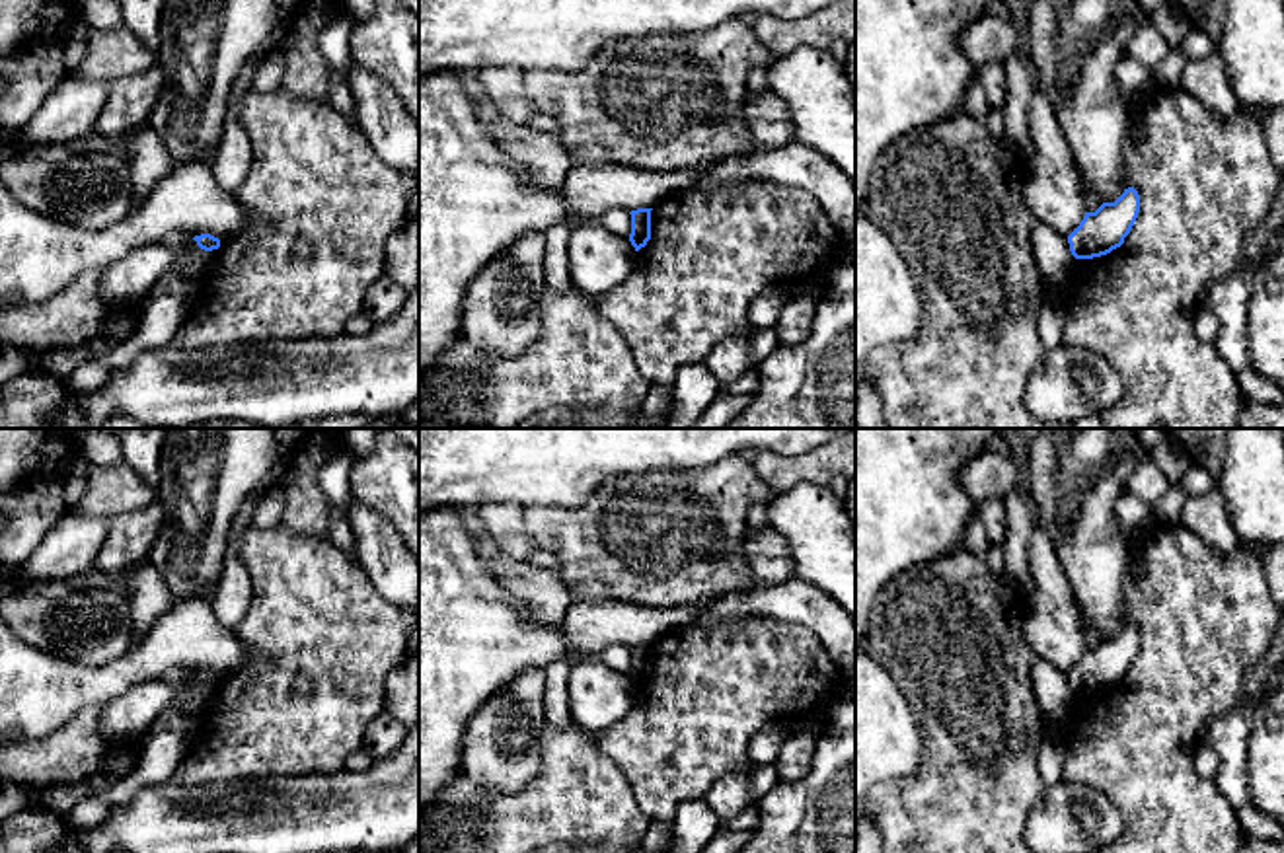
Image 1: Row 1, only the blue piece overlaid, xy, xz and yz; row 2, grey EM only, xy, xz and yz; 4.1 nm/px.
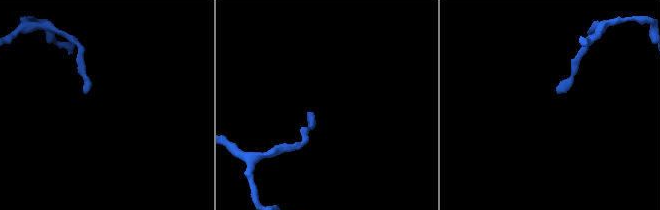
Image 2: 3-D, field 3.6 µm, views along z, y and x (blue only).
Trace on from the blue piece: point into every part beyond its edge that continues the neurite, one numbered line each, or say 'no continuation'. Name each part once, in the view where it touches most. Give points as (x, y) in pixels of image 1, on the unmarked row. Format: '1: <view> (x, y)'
no continuation

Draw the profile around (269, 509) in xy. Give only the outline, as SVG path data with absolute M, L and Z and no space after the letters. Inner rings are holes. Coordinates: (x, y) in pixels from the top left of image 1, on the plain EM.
M271 487L257 501L251 524L261 530L279 526L284 512L284 499L277 487Z

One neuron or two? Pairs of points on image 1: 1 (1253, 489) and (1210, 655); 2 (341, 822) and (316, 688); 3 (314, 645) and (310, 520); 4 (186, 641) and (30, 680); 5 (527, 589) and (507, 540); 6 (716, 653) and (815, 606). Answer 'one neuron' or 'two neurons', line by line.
1: two neurons
2: two neurons
3: two neurons
4: one neuron
5: two neurons
6: two neurons

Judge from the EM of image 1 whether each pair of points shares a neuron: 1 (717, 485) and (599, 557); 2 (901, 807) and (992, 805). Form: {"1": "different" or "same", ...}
{"1": "same", "2": "same"}

